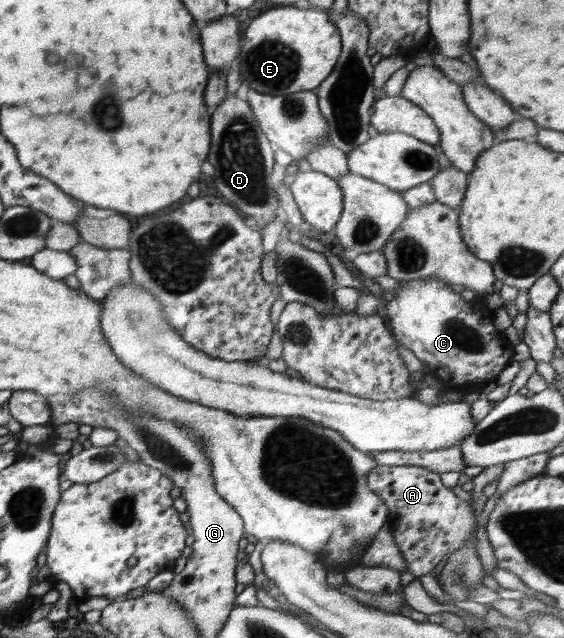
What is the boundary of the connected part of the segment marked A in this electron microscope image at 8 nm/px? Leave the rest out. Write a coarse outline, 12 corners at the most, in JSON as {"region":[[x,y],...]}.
{"region":[[378,464],[366,486],[394,541],[427,575],[476,526],[426,467]]}

